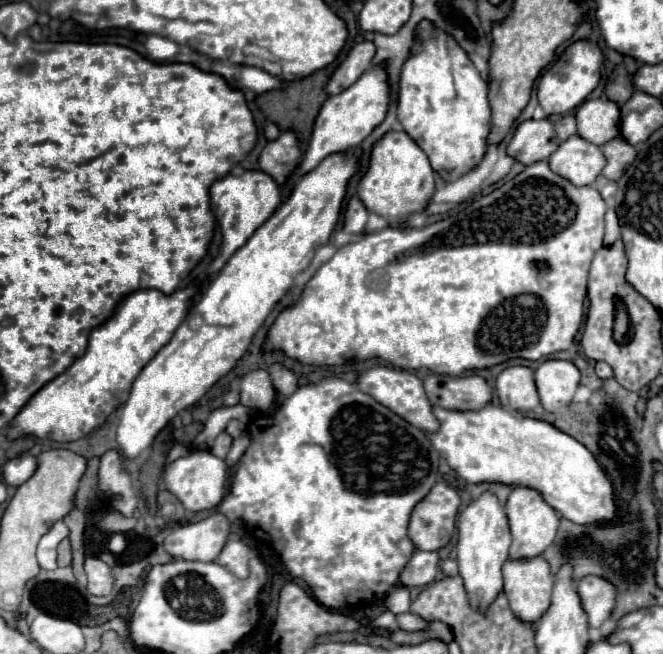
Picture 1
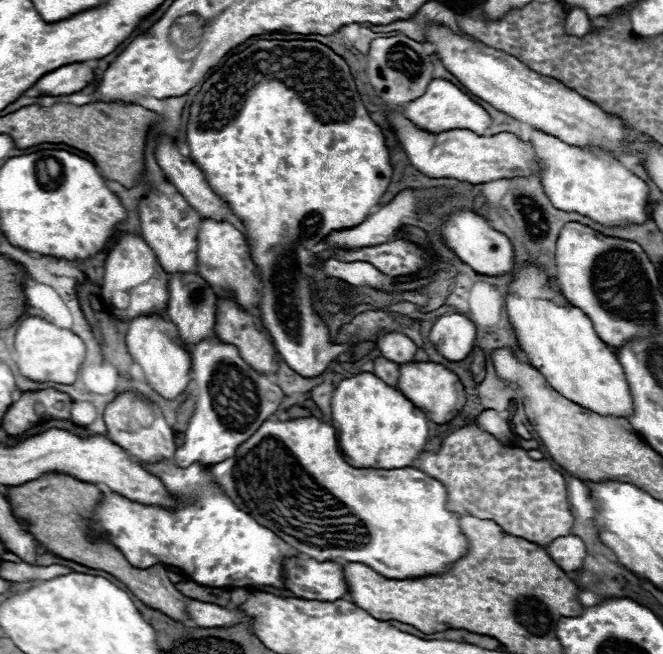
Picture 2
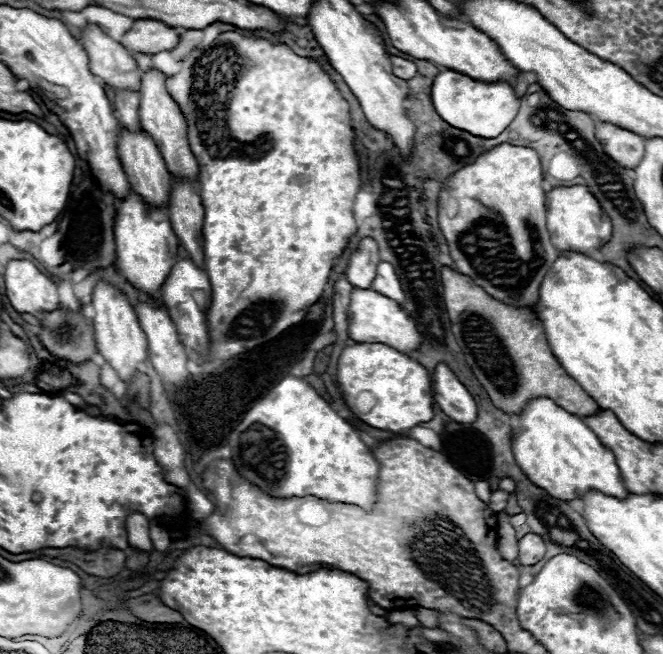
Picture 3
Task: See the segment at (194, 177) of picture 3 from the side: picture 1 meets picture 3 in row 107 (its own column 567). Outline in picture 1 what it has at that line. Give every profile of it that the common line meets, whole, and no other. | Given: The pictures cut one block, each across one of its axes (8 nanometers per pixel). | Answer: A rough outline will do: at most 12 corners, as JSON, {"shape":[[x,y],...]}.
{"shape":[[576,134],[548,164],[574,186],[602,174],[602,148]]}

